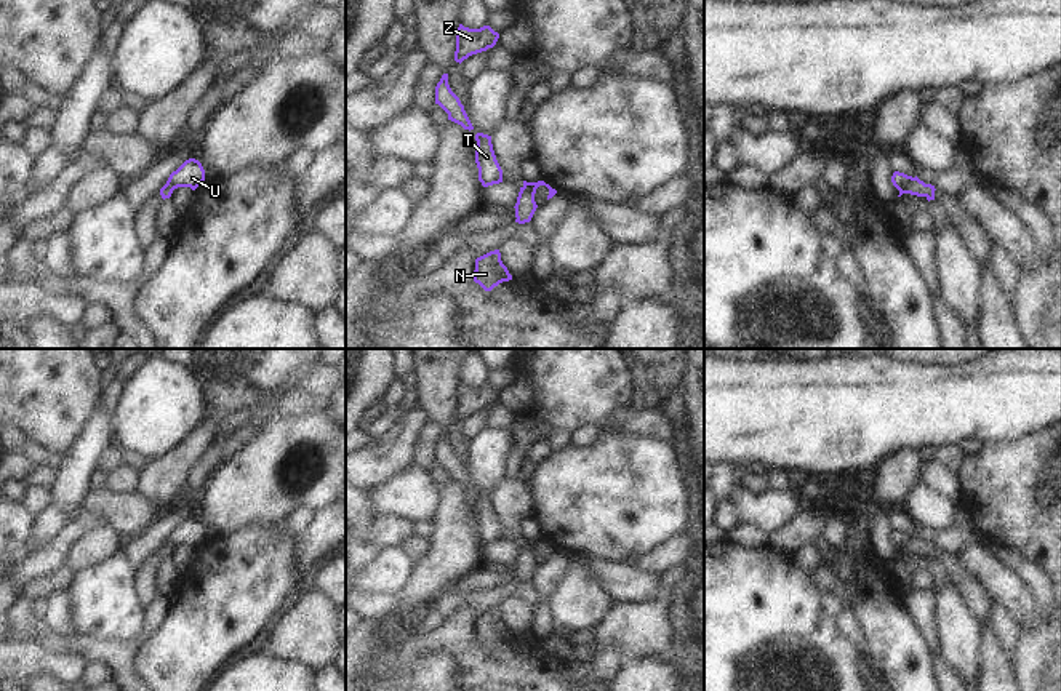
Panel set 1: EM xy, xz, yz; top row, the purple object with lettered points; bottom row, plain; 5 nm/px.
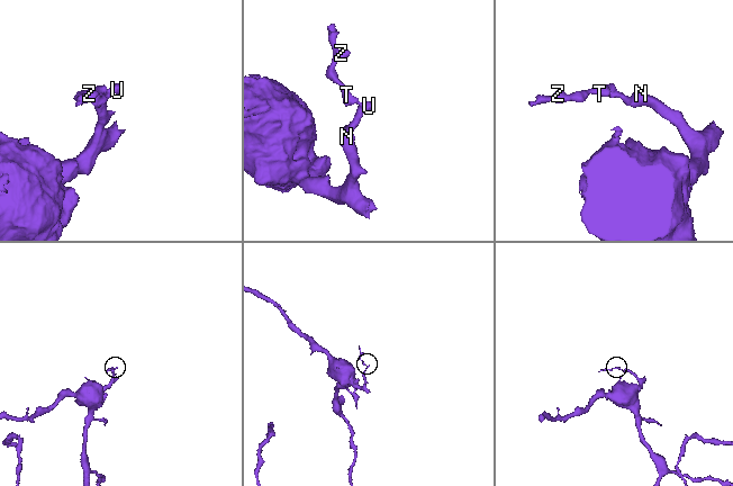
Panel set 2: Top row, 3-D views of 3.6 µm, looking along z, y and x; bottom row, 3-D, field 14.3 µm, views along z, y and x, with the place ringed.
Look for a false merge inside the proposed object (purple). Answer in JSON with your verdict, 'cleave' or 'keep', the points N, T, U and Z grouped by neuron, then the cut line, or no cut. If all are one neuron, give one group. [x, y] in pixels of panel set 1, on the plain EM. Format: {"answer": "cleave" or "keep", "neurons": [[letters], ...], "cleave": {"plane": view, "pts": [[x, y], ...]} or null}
{"answer": "cleave", "neurons": [["N"], ["T", "U", "Z"]], "cleave": {"plane": "yz", "pts": [[916, 535], [900, 549]]}}

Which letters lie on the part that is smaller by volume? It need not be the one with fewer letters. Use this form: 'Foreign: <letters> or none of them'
Foreign: T, U, Z

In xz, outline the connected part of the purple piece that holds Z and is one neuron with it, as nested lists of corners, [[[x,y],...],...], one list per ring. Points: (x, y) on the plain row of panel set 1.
[[[459,382],[456,389],[454,419],[461,422],[469,414],[493,406],[498,397],[499,392],[494,390],[490,384],[483,384],[480,387],[469,387]]]

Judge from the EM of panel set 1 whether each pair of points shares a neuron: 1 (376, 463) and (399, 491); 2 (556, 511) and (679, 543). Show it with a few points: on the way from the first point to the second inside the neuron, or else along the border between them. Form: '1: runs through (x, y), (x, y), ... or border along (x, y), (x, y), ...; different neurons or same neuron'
1: border along (412, 463), (368, 491); different neurons
2: border along (684, 531), (637, 555); different neurons

